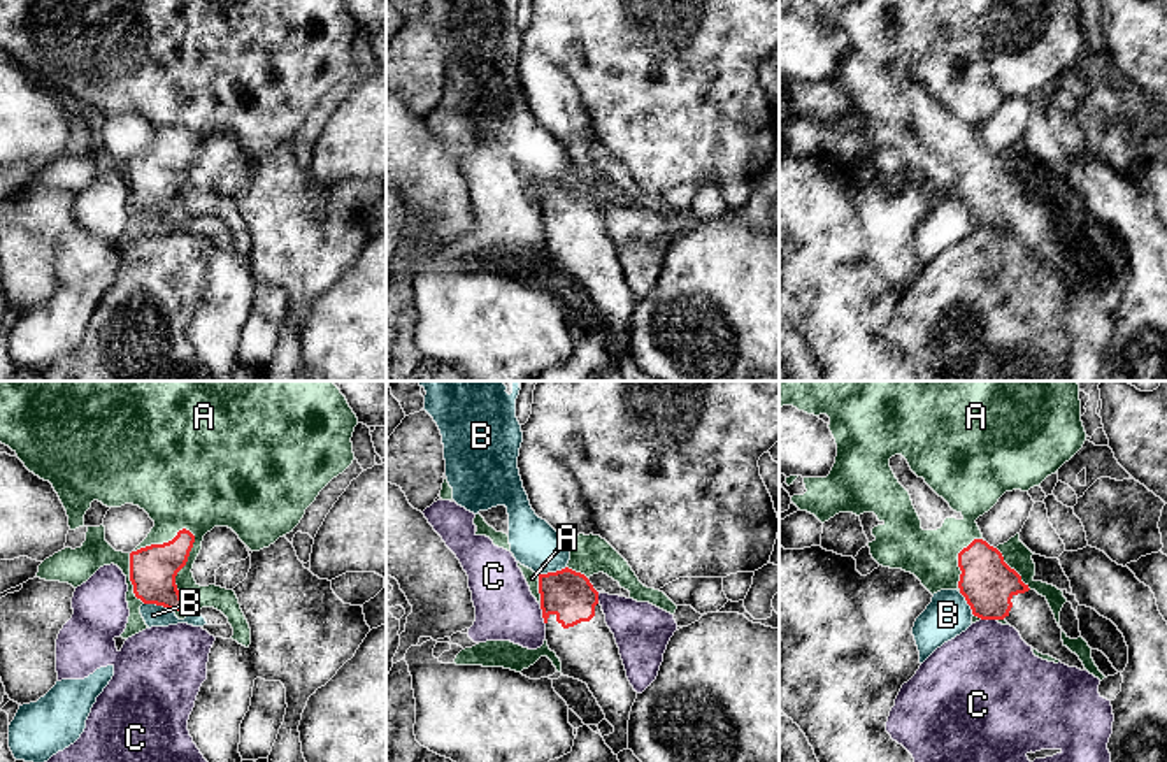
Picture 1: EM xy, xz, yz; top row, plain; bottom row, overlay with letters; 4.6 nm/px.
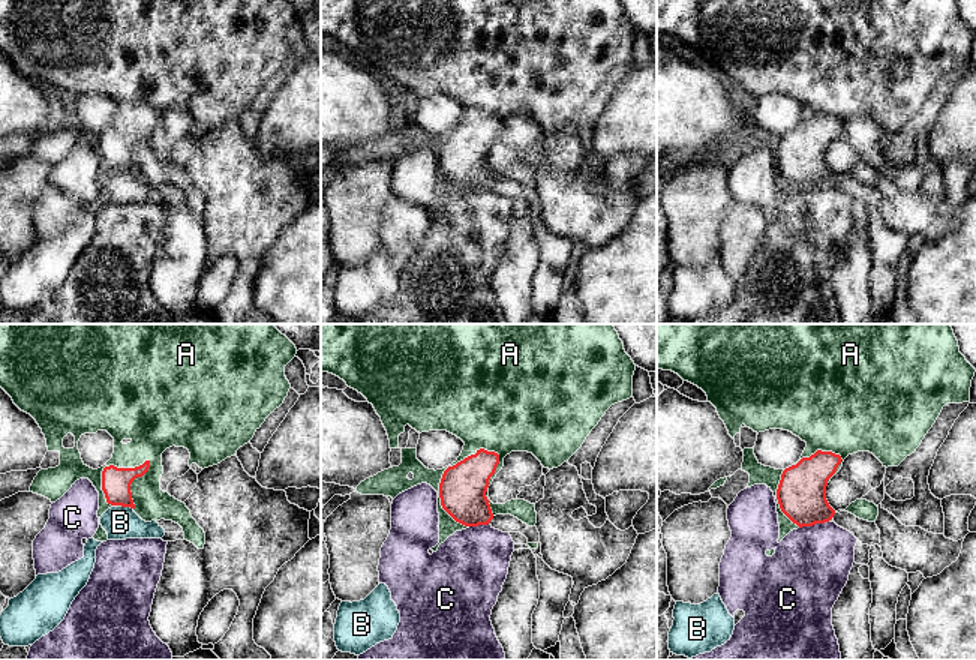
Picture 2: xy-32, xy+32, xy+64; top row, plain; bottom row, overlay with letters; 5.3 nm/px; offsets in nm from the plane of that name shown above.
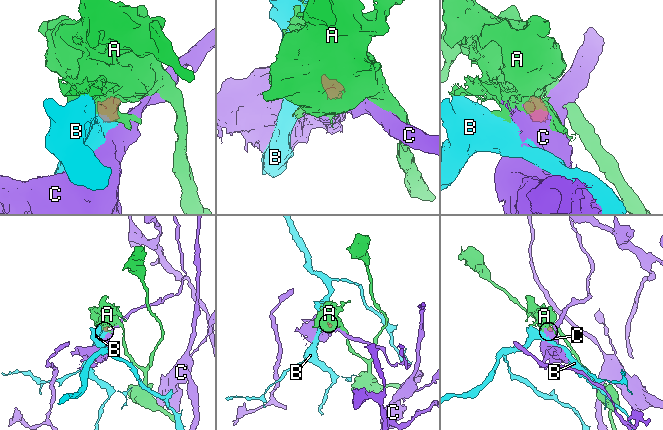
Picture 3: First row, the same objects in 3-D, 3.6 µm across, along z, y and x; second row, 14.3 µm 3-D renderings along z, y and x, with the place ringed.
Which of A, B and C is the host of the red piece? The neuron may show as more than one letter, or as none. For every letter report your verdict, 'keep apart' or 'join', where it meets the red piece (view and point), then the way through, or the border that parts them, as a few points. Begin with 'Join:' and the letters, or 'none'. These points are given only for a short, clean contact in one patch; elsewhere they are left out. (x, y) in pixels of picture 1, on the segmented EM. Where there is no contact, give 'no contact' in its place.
Join: none
A: keep apart | xy (181, 567)
B: keep apart | xy (158, 604) | along xy (144, 603), (155, 603), (172, 611)
C: keep apart | xz (543, 615) | along xz (539, 604), (544, 624)

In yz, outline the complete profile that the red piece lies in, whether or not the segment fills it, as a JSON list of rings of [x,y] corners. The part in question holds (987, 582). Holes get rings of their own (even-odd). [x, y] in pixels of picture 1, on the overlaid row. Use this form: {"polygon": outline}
{"polygon": [[[974,539],[958,553],[958,567],[958,588],[974,616],[1006,620],[1039,653],[1086,671],[1079,657],[1063,644],[1062,629],[1046,597],[1030,590],[997,548]]]}

